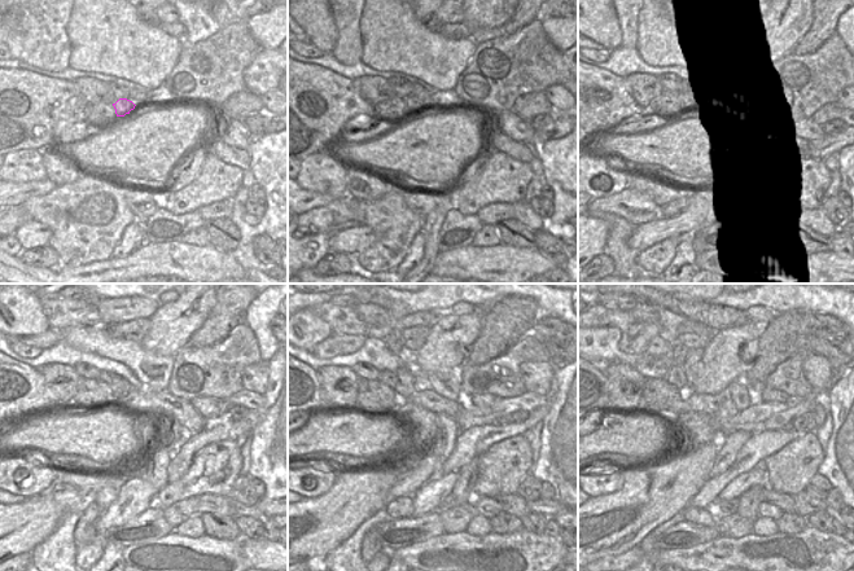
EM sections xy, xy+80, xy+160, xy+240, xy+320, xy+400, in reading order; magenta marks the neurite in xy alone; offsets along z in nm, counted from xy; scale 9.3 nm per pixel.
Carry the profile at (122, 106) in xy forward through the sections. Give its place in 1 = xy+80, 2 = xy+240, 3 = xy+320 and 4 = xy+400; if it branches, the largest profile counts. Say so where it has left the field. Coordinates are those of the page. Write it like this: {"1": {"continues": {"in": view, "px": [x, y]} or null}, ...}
{"1": {"continues": {"in": "xy+80", "px": [414, 104]}}, "2": {"continues": {"in": "xy+240", "px": [119, 387]}}, "3": {"continues": {"in": "xy+320", "px": [406, 386]}}, "4": {"continues": {"in": "xy+400", "px": [691, 364]}}}

